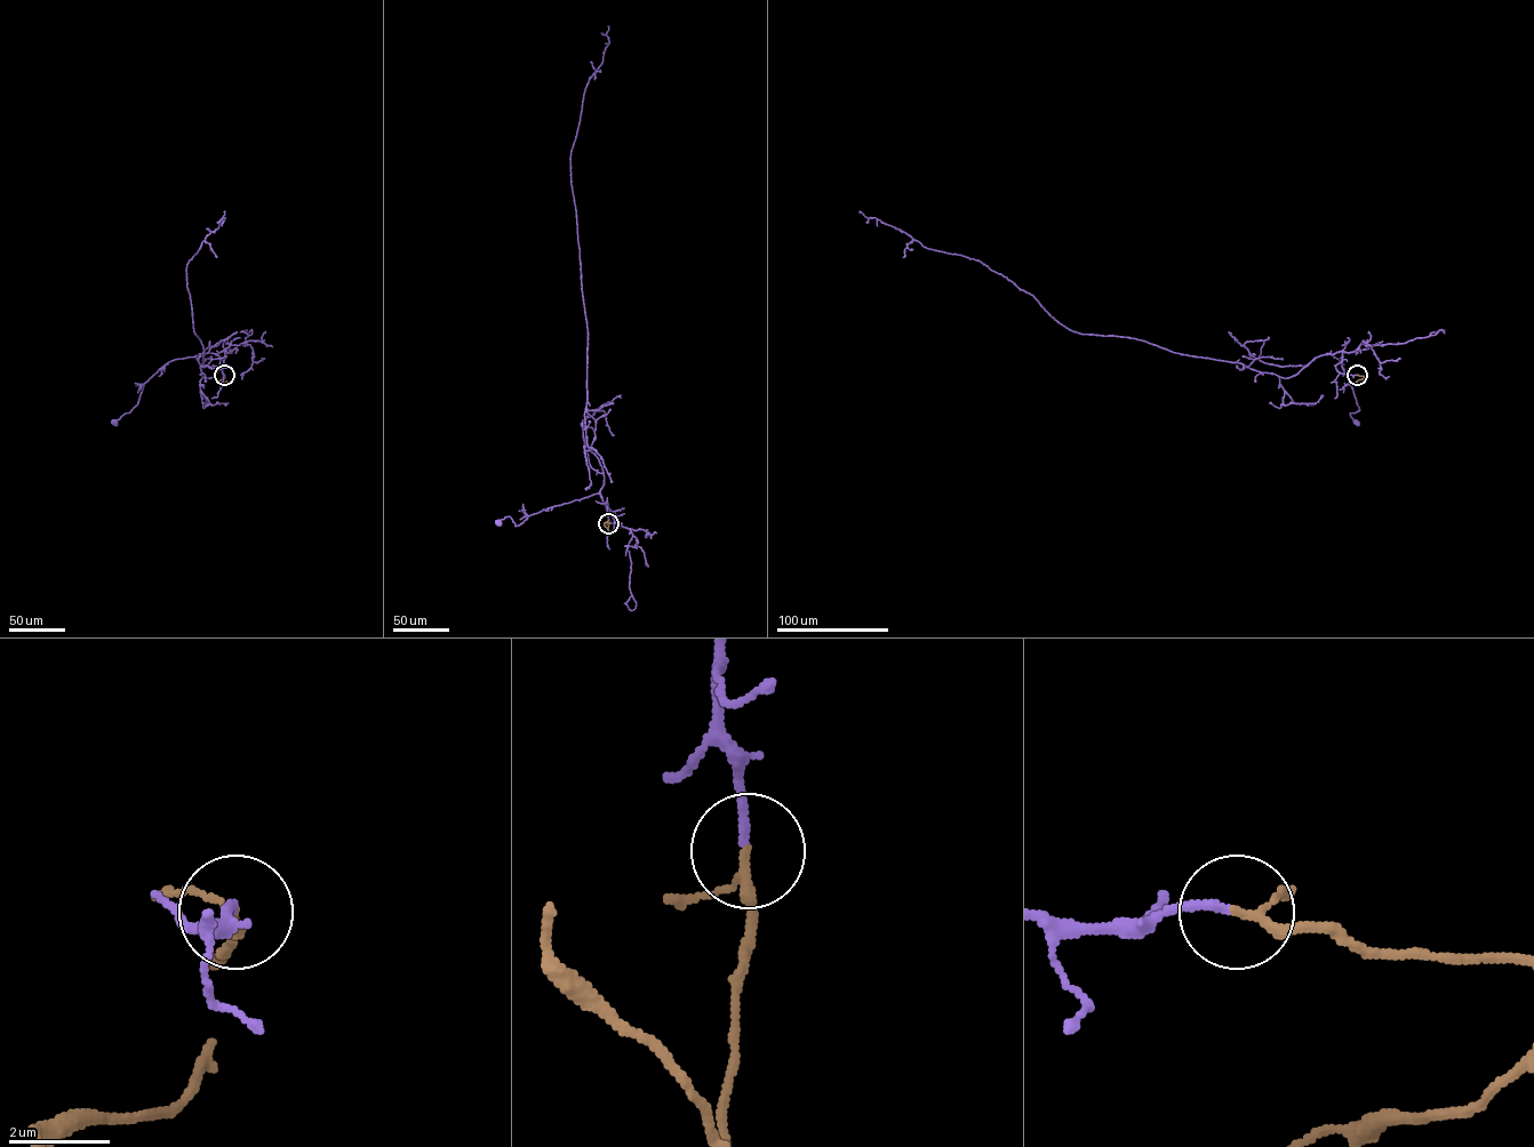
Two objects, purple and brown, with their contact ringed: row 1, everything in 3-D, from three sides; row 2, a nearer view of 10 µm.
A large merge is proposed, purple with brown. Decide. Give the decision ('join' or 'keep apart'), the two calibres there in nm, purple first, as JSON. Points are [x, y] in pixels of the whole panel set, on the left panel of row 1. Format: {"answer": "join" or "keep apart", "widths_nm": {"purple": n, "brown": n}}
{"answer": "join", "widths_nm": {"purple": 160, "brown": 140}}

